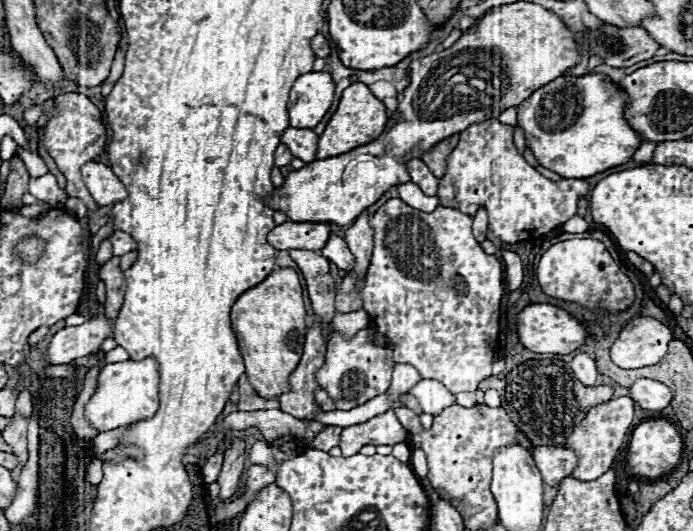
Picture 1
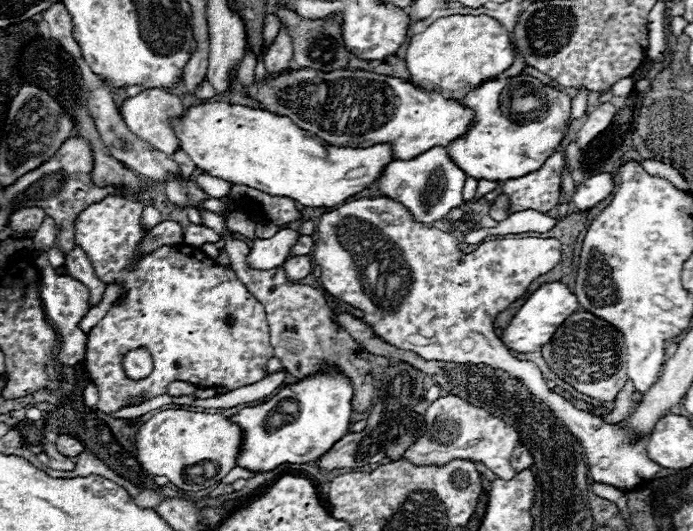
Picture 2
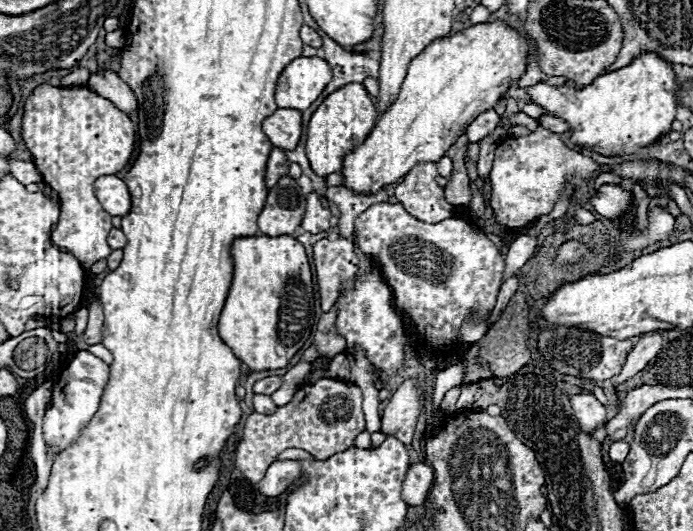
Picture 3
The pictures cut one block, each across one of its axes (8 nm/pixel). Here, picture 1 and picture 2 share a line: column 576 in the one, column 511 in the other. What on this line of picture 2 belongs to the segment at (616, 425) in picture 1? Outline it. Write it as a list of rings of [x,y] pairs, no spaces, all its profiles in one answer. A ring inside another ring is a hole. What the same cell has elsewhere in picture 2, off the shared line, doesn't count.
[[[446,394],[428,406],[424,418],[426,434],[418,438],[418,442],[410,446],[402,458],[408,458],[410,462],[420,466],[424,464],[442,466],[454,458],[464,458],[472,462],[484,462],[502,480],[512,480],[516,476],[516,470],[510,464],[510,456],[520,442],[520,434],[502,418],[494,416],[490,410],[472,406],[468,400],[456,394]]]

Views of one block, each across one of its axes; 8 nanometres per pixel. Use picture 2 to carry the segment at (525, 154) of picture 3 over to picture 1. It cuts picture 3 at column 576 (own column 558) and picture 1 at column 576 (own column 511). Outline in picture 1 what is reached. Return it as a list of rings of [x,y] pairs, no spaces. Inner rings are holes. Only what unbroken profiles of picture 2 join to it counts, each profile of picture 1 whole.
[[[486,120],[460,132],[460,142],[446,160],[446,174],[438,180],[436,194],[440,206],[456,208],[468,216],[484,208],[488,212],[488,230],[502,244],[516,244],[548,234],[576,216],[578,198],[588,192],[586,178],[552,182],[538,174],[518,154],[512,134],[514,126],[500,124],[498,120]]]

